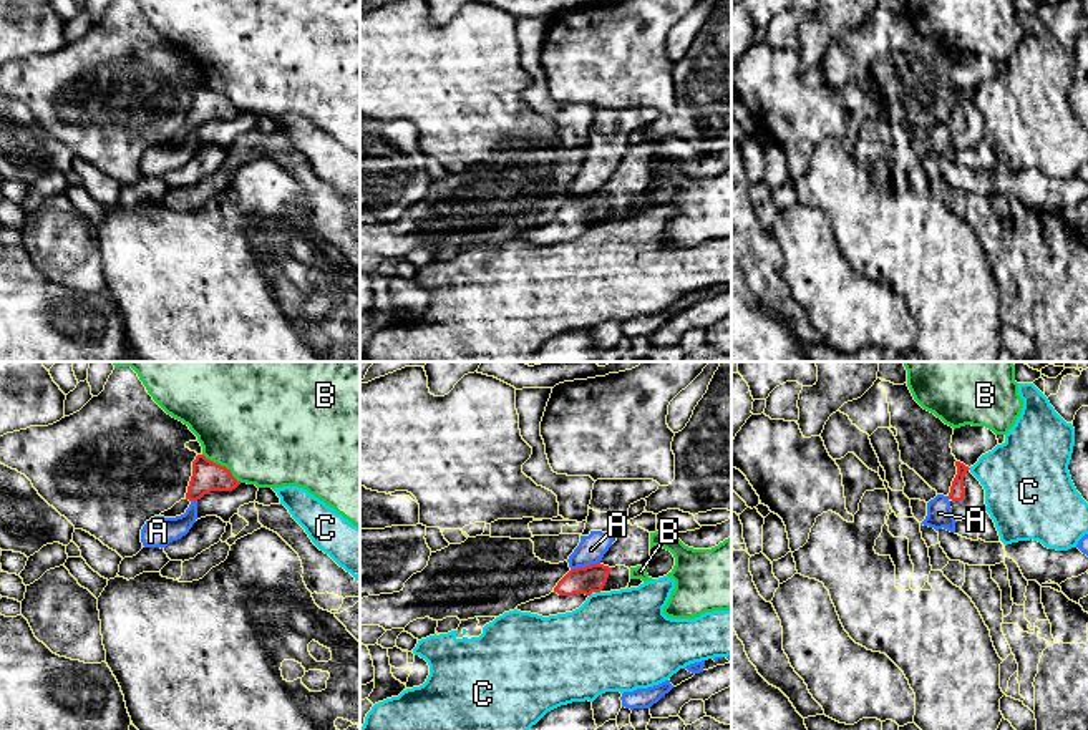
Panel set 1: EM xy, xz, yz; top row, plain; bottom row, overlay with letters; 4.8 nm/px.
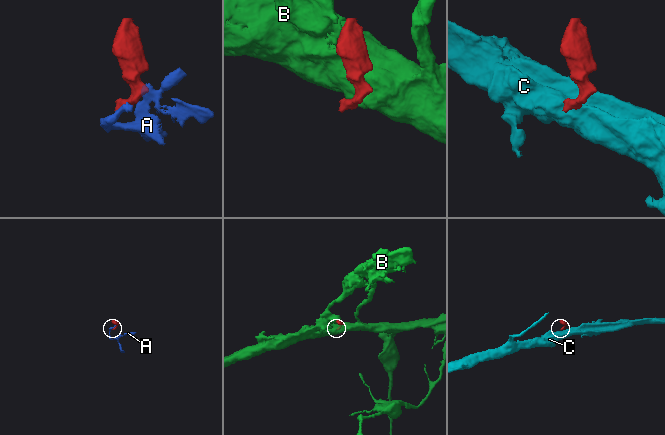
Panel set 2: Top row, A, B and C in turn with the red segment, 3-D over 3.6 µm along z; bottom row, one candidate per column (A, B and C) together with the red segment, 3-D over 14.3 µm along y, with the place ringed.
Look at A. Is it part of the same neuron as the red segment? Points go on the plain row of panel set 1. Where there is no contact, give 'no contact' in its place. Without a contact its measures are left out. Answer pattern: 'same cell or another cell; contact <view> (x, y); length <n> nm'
another cell; contact xz (586, 194); length 150 nm

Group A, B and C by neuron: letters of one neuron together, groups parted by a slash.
A / B / C

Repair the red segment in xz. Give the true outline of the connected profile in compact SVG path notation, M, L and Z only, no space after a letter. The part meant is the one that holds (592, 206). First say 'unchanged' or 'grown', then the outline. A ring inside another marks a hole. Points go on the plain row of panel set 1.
grown; M600 191L571 197L549 224L529 229L516 237L542 246L572 241L579 237L592 221L604 217L610 199L612 196Z

